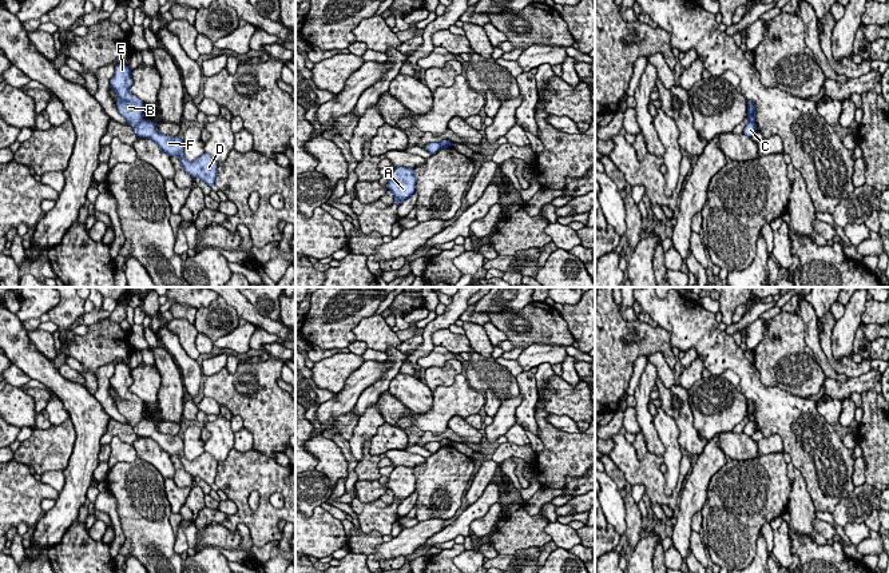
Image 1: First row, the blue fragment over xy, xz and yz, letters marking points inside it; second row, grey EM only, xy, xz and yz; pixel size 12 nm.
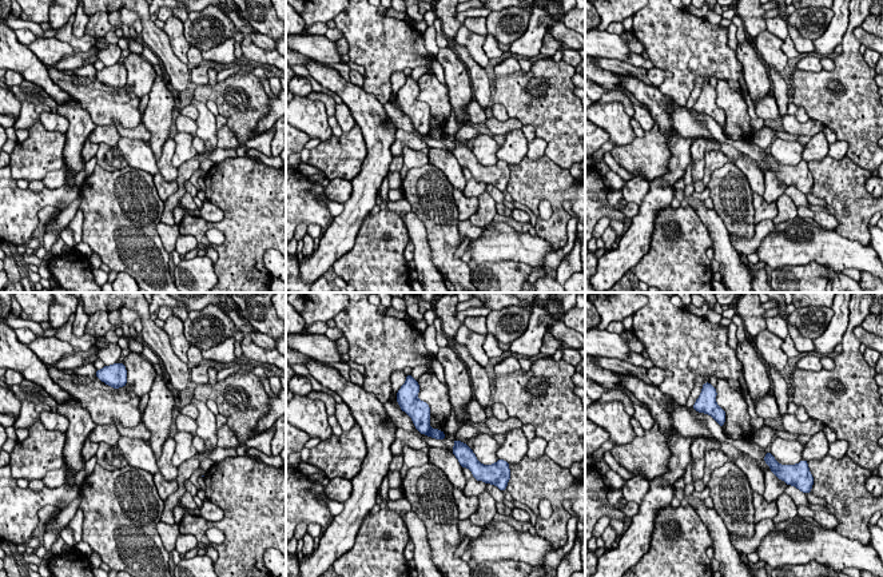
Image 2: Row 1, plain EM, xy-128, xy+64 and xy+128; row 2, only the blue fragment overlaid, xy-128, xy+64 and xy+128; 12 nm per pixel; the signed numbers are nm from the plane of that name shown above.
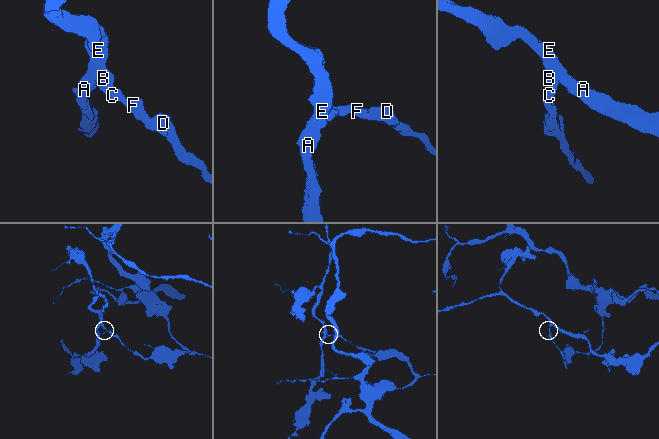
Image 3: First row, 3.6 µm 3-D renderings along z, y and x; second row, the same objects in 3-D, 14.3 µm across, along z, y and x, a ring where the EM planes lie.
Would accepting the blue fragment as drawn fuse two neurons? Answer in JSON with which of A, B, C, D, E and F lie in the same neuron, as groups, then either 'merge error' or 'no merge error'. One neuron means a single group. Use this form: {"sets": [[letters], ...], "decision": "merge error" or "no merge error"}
{"sets": [["A", "B", "E"], ["C", "D", "F"]], "decision": "merge error"}

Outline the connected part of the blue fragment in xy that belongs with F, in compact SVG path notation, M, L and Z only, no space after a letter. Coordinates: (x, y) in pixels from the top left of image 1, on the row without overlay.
M144 418L134 426L134 431L138 437L148 437L154 439L170 457L178 455L184 471L194 478L199 477L209 485L215 482L218 461L210 453L205 451L195 459L187 459L183 451L183 439L179 434L163 434L156 429L152 421Z

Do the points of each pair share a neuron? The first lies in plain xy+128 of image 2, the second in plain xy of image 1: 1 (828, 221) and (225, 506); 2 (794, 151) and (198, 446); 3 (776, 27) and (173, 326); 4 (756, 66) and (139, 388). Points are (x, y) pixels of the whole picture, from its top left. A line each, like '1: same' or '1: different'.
1: same
2: same
3: different
4: different

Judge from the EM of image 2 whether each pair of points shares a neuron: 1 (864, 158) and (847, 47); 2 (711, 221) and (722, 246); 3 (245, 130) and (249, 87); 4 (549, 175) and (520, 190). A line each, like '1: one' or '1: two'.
1: one
2: one
3: one
4: one

